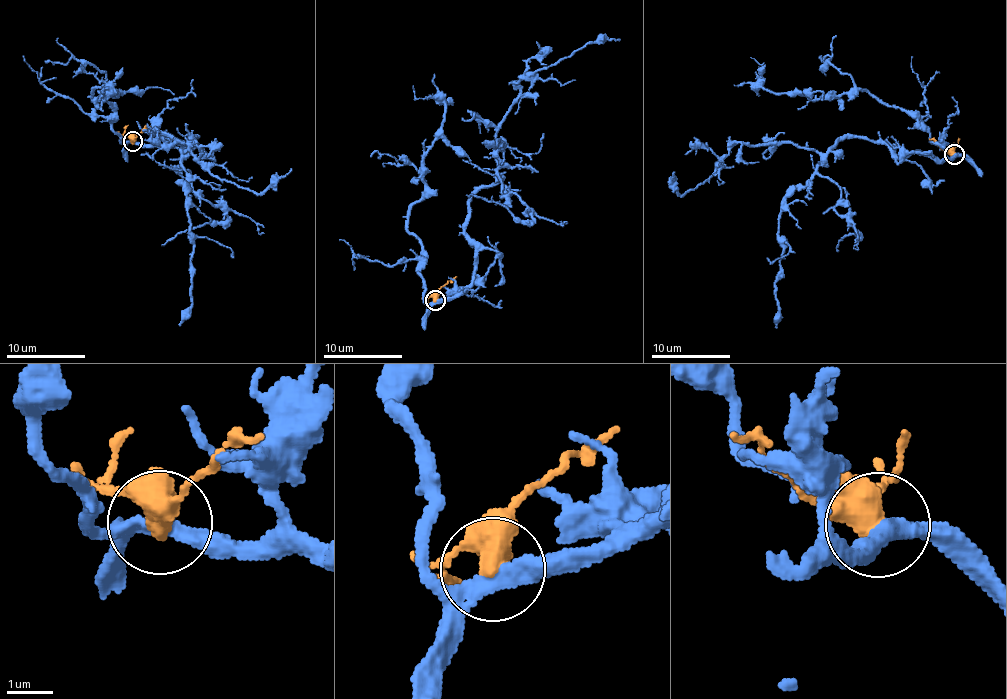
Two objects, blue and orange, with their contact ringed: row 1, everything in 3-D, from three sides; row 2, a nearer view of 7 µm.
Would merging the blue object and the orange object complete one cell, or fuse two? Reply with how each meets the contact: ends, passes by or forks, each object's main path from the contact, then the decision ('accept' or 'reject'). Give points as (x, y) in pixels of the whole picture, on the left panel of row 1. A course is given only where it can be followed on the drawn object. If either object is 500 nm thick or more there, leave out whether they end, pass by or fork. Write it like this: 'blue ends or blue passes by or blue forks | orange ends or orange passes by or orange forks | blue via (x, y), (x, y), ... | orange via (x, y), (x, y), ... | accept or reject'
blue passes by | orange passes by | blue via (132, 142), (166, 144), (155, 130), (196, 143), (213, 175), (254, 193), (291, 168) | orange via (132, 142), (149, 126) | reject

